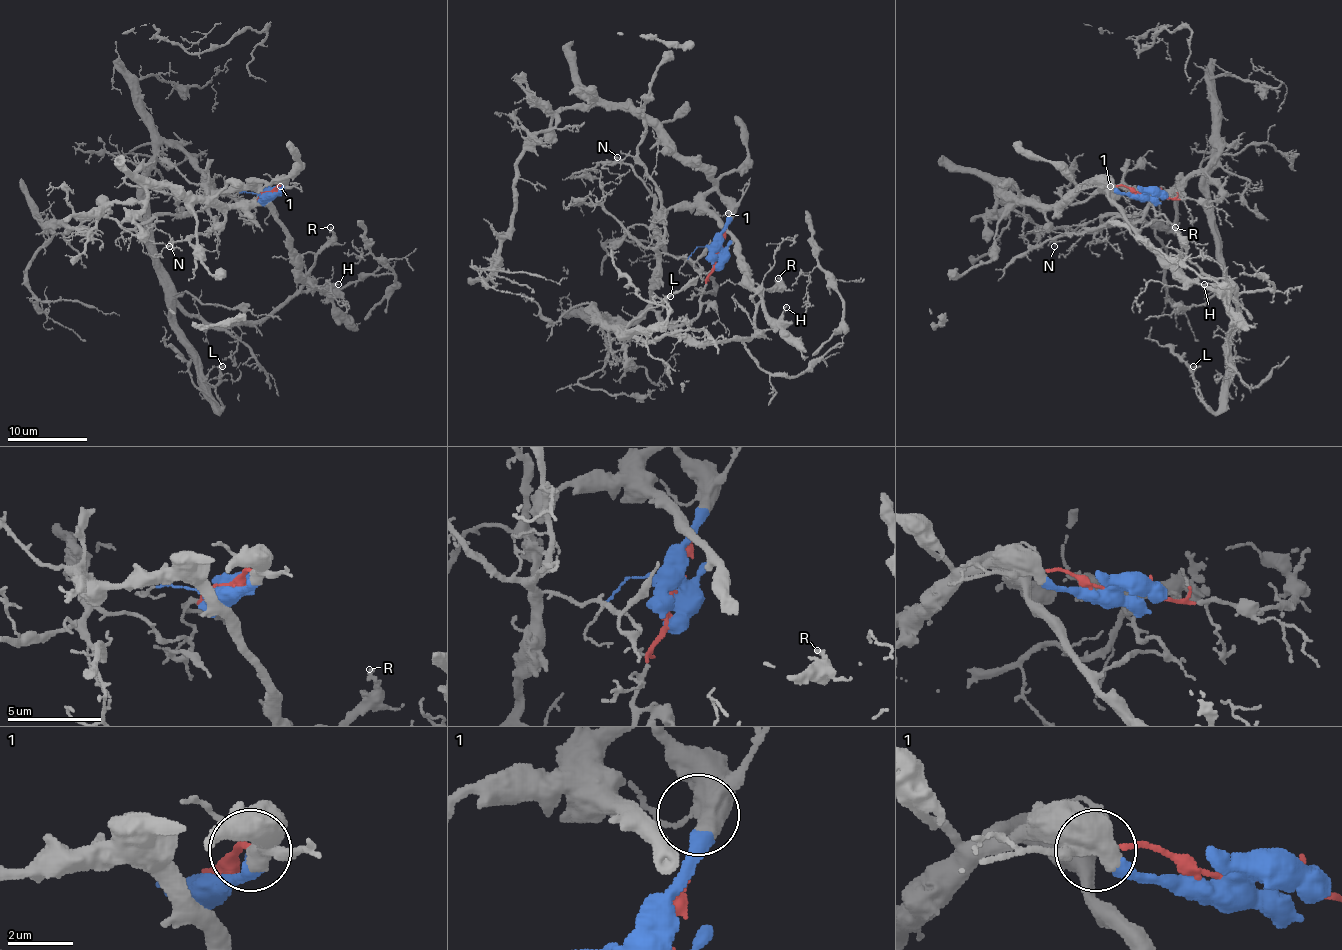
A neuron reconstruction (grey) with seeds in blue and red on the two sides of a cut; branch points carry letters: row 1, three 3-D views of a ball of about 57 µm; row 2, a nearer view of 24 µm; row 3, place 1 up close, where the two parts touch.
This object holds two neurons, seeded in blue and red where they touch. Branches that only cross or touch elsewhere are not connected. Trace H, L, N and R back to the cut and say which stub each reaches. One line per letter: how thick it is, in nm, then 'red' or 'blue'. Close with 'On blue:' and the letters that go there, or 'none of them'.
H: calibre 140 nm; blue
L: calibre 140 nm; red
N: calibre 110 nm; red
R: calibre 140 nm; red
On blue: H

